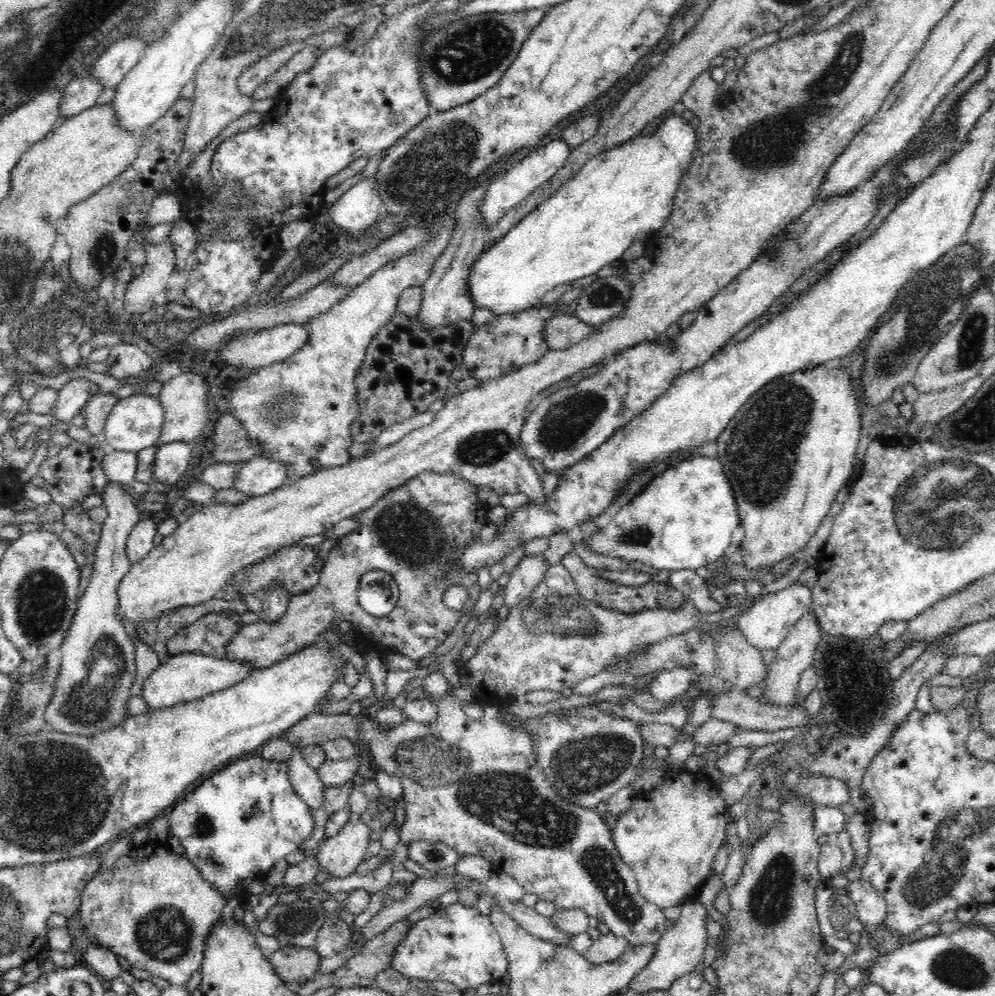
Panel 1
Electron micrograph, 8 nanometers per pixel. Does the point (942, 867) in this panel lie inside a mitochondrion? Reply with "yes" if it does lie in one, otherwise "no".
yes

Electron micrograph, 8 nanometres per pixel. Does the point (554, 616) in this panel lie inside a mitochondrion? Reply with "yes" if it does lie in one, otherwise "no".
yes

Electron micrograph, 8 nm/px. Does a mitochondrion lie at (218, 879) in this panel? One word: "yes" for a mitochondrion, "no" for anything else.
no

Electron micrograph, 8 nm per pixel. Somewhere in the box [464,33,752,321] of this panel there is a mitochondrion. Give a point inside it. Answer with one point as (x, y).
(604, 297)

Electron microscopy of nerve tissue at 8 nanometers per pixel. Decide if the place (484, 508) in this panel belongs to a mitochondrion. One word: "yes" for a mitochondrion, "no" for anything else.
no

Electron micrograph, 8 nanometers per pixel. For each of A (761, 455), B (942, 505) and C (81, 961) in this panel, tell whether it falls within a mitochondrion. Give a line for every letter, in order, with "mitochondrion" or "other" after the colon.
A: mitochondrion
B: mitochondrion
C: other

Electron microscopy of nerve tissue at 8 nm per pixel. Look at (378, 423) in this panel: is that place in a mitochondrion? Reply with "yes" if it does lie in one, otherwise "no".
no

